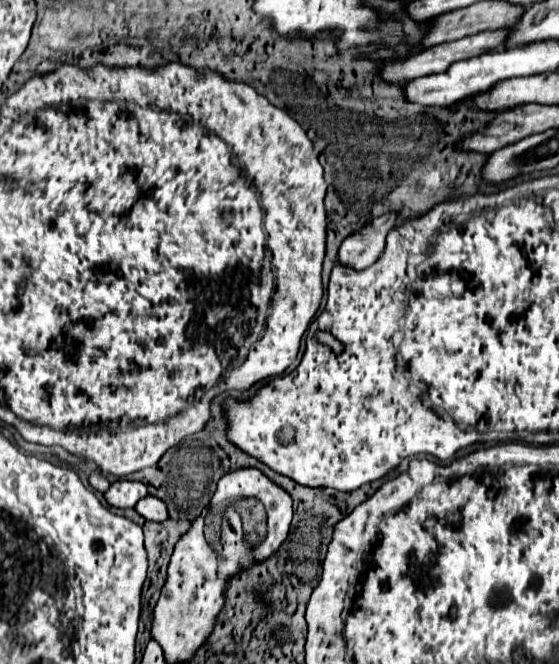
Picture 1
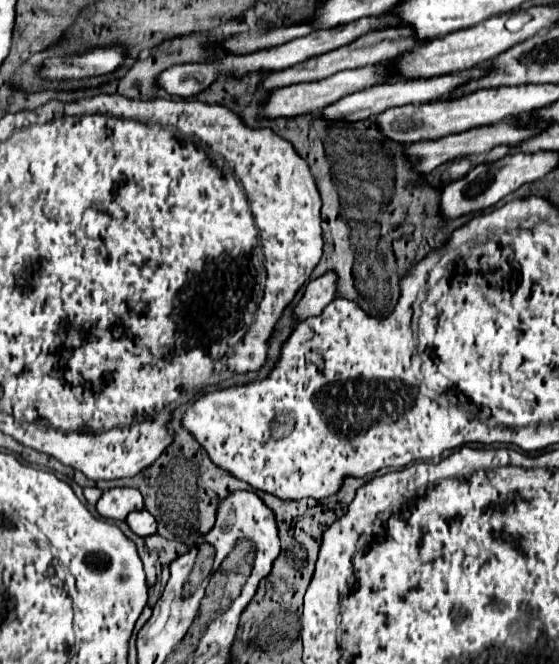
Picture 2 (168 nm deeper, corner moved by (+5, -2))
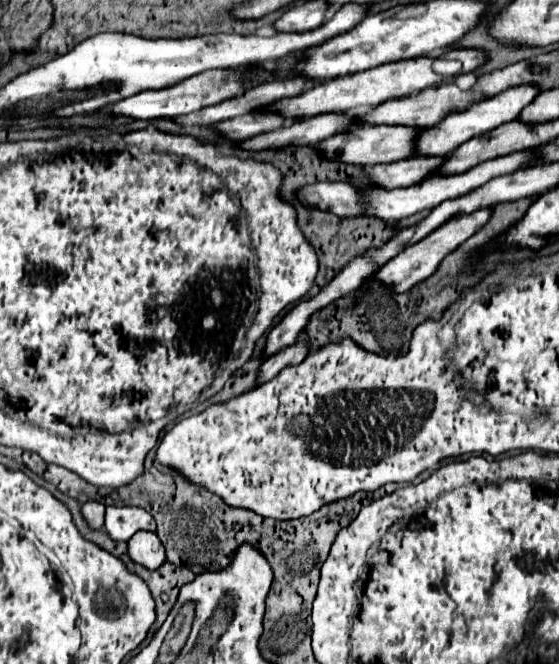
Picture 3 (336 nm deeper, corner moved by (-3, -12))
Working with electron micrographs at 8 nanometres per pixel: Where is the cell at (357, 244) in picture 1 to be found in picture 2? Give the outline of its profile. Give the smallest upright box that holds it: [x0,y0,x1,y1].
[295,272,337,320]

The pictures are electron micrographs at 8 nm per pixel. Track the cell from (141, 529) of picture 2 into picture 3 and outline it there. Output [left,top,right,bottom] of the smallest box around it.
[127,532,165,570]

